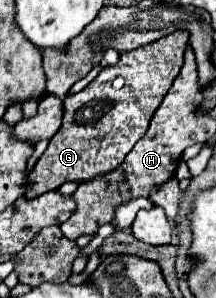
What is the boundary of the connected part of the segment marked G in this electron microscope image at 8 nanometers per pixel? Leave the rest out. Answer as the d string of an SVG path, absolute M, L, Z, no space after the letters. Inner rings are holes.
M173 31L159 41L121 53L117 65L105 67L83 91L67 95L63 99L61 129L51 137L49 147L29 173L25 199L55 191L67 181L83 183L117 169L123 163L125 155L133 149L133 145L145 135L153 113L179 75L179 69L183 65L183 51L188 42L187 31ZM117 77L125 79L121 89L113 87L113 81ZM95 103L103 103L101 119Z

